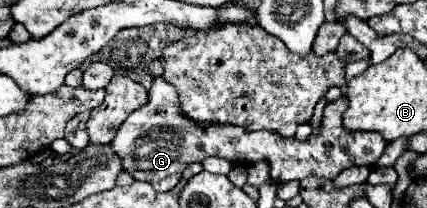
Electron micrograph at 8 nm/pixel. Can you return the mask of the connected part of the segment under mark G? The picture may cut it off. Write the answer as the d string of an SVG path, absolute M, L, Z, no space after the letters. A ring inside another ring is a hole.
M153 79L147 103L135 109L123 125L117 129L115 139L109 143L119 155L123 171L127 171L137 181L147 181L155 191L171 191L187 165L203 161L207 157L223 157L237 165L253 165L257 161L269 161L271 179L275 183L301 181L309 175L333 181L343 169L355 165L375 167L377 159L383 155L387 141L379 133L347 131L341 123L341 115L347 109L347 97L329 103L323 113L323 125L319 133L313 133L307 143L297 139L283 139L281 135L267 131L247 133L241 127L195 127L189 119L179 115L177 91L163 79ZM139 145L141 145L141 167L139 167Z

